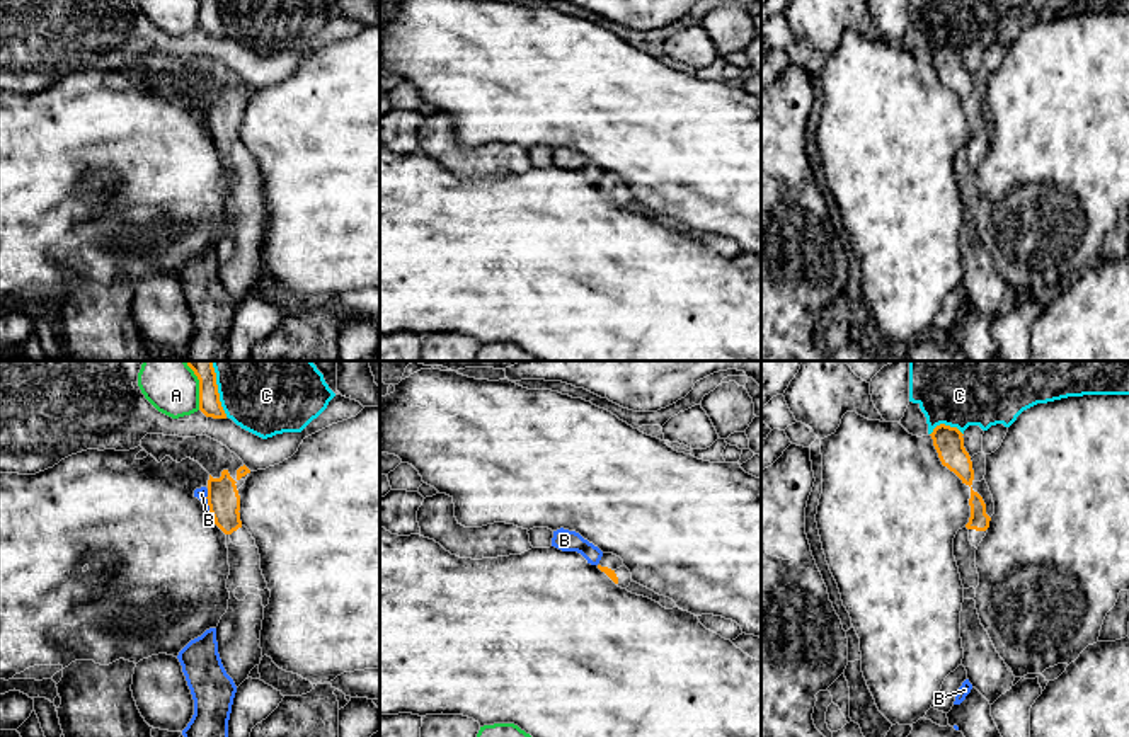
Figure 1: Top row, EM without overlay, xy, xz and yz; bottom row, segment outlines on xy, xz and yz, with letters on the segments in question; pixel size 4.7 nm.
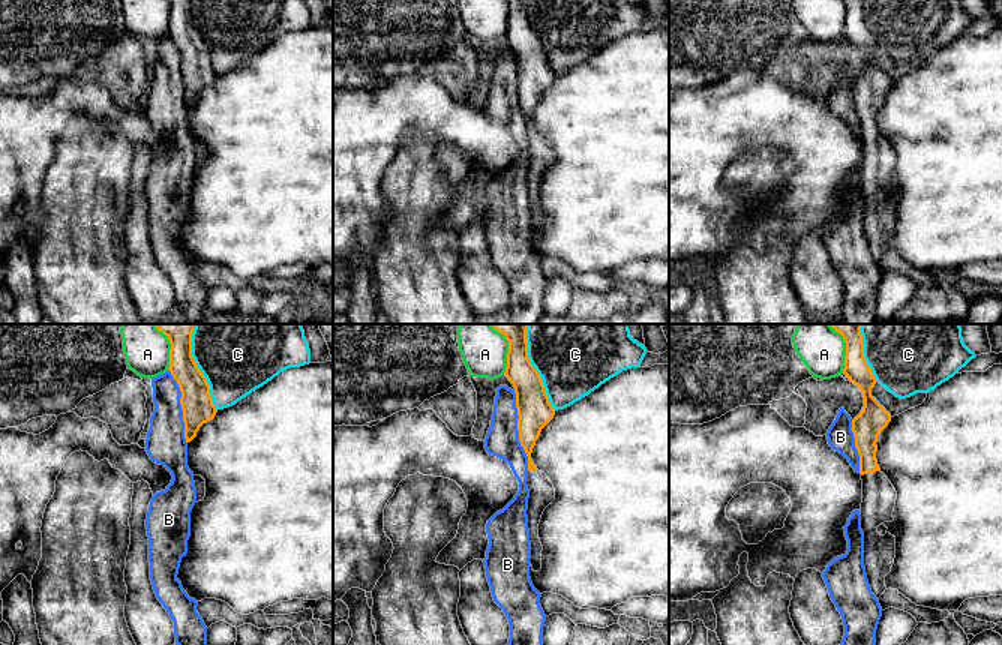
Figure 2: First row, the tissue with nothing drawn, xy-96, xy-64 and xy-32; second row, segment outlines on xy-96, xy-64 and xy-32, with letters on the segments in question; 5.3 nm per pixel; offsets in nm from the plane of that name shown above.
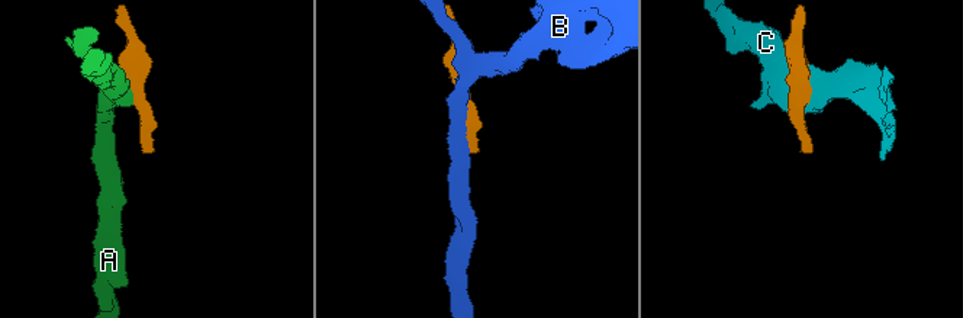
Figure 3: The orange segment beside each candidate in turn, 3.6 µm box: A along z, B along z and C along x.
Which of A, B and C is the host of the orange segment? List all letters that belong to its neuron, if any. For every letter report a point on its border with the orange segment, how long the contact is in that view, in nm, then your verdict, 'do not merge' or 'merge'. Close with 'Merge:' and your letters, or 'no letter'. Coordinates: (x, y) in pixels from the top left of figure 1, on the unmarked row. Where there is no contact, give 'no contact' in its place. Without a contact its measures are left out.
A: contact xy (200, 14); length 140 nm; do not merge
B: contact xy (206, 116); length 110 nm; do not merge
C: contact xy (218, 17); length 180 nm; do not merge
Merge: no letter

